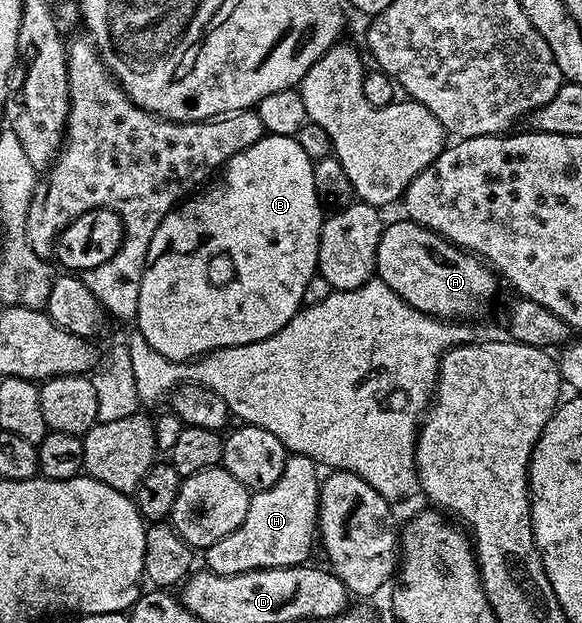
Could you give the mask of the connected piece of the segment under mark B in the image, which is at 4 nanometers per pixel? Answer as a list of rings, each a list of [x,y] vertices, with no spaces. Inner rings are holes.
[[[264,134],[261,141],[249,145],[249,149],[237,153],[230,161],[223,164],[217,178],[206,188],[208,191],[204,195],[195,193],[184,199],[165,217],[165,221],[161,221],[161,225],[157,225],[157,233],[153,233],[153,241],[149,241],[147,264],[141,277],[141,297],[137,316],[137,329],[145,337],[145,341],[149,341],[153,349],[157,349],[157,353],[170,359],[190,361],[200,355],[206,355],[209,351],[216,351],[218,347],[249,345],[253,341],[261,341],[277,333],[277,329],[284,327],[301,310],[305,285],[317,274],[319,234],[325,218],[325,211],[322,211],[324,208],[321,206],[313,181],[314,168],[315,164],[309,153],[301,149],[296,136]]]

